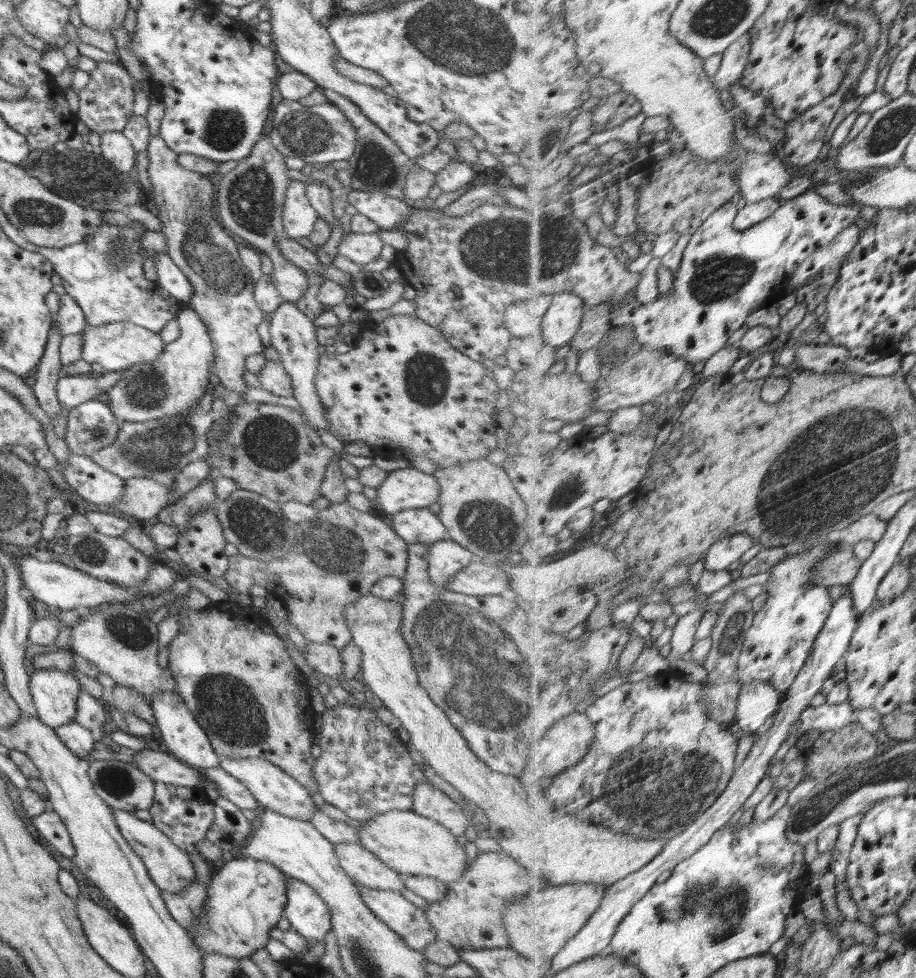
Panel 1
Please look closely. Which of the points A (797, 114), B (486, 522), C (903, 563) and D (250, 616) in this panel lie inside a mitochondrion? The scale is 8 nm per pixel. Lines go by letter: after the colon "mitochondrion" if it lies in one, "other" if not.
A: other
B: mitochondrion
C: other
D: other

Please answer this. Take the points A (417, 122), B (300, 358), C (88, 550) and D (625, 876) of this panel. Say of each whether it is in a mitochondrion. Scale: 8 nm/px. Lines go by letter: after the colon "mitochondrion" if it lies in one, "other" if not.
A: other
B: other
C: mitochondrion
D: other

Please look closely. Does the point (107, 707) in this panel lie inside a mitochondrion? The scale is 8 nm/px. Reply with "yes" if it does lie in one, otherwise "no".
no

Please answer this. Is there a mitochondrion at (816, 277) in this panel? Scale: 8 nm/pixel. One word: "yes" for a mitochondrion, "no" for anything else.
no

